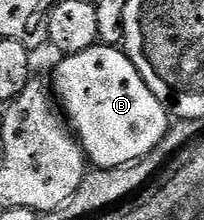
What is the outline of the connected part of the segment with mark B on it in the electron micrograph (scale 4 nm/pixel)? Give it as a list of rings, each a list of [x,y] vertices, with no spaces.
[[[95,45],[59,60],[52,78],[52,94],[74,138],[95,168],[126,167],[130,163],[137,163],[152,153],[160,141],[164,141],[164,133],[168,133],[172,116],[158,100],[156,93],[148,89],[144,77],[140,77],[140,69],[132,65],[121,46]]]

